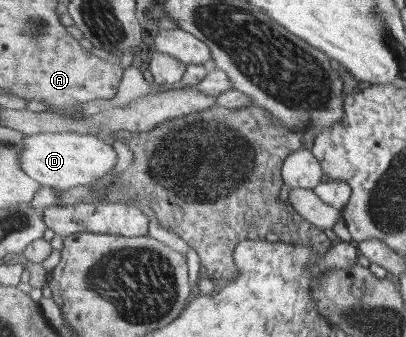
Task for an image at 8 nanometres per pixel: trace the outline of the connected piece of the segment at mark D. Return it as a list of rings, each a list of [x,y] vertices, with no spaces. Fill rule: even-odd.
[[[69,131],[26,135],[20,151],[22,168],[42,186],[50,186],[60,191],[96,182],[98,178],[102,178],[104,174],[109,174],[112,168],[114,169],[116,160],[118,156],[112,144],[105,144],[101,136]]]

